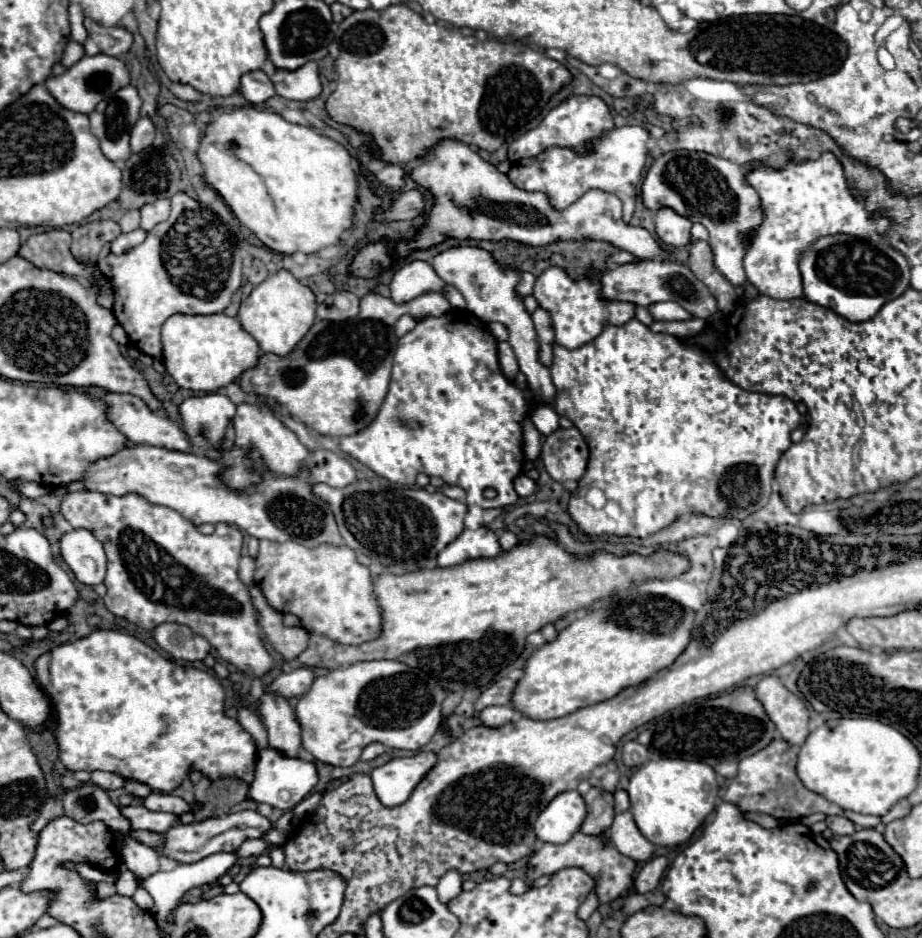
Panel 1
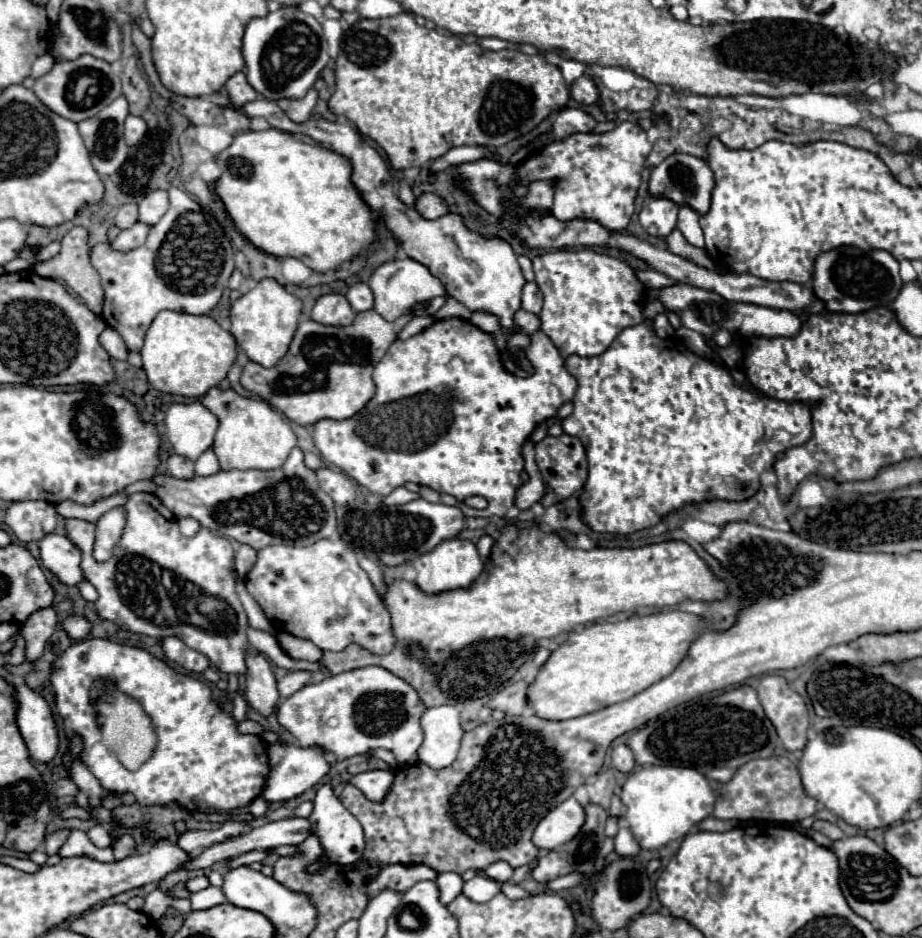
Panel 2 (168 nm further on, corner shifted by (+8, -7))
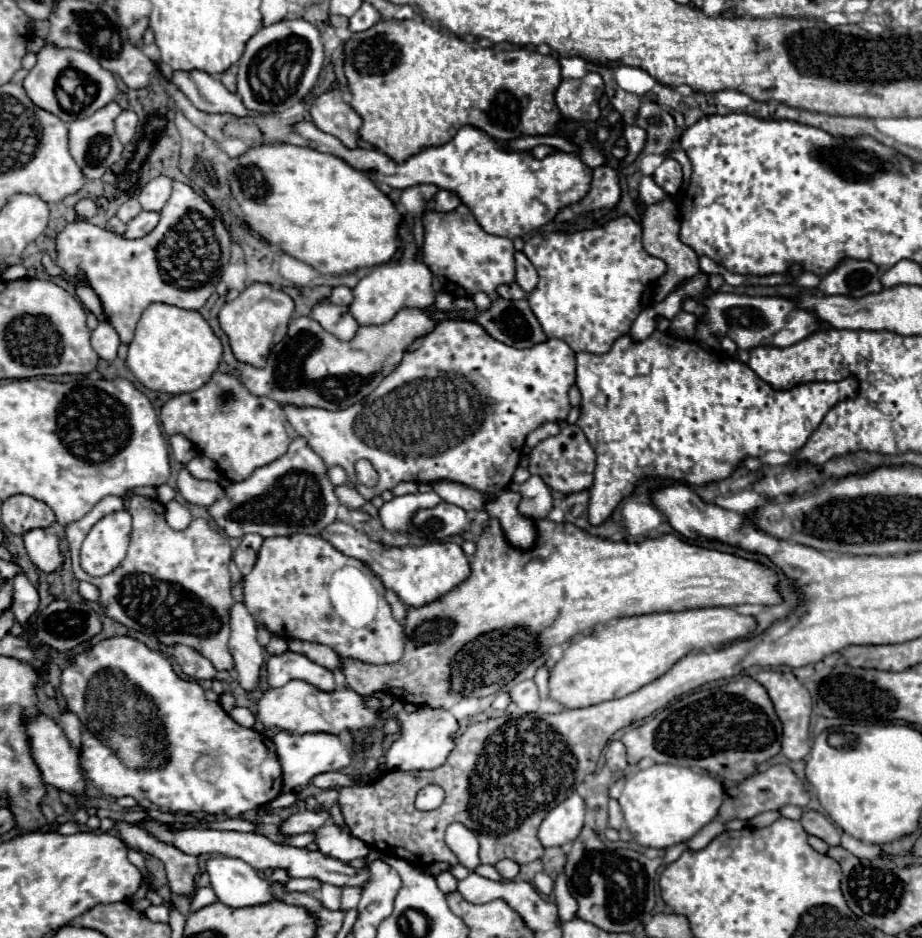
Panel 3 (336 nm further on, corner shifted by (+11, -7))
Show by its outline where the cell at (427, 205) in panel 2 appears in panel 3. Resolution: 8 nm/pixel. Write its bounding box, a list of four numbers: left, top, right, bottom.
[436,190,460,212]

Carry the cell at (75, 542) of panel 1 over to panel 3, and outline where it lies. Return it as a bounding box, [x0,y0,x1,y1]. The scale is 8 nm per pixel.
[22,528,64,574]

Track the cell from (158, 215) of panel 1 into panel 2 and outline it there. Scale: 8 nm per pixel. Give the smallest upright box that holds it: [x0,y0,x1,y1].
[139,190,169,226]

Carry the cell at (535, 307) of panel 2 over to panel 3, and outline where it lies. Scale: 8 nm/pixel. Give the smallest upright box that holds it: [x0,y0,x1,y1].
[514,252,538,292]

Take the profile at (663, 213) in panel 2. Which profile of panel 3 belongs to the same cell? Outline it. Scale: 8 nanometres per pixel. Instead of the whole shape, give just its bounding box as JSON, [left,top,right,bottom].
[638,176,666,204]

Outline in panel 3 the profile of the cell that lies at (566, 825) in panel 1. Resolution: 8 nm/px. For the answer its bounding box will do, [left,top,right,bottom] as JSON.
[538,792,586,846]

